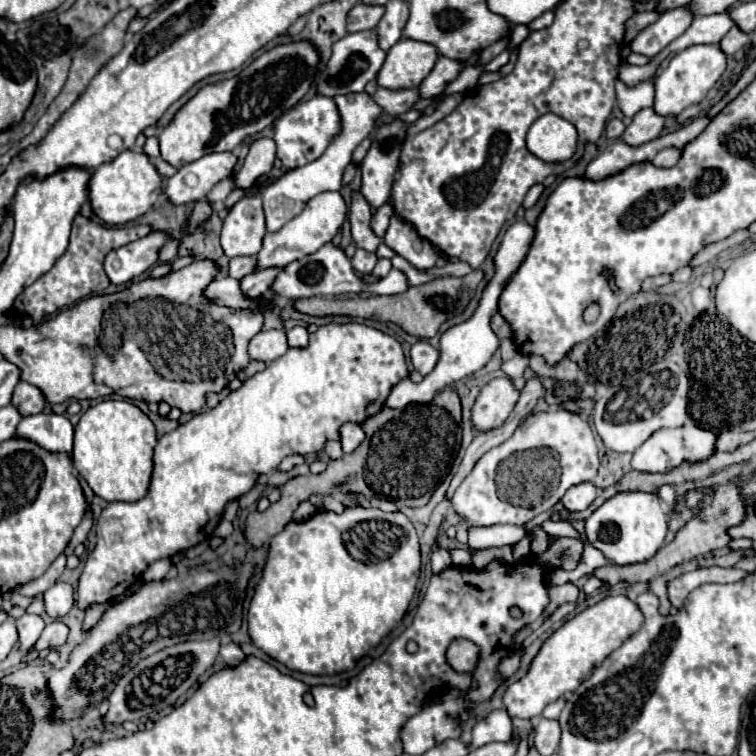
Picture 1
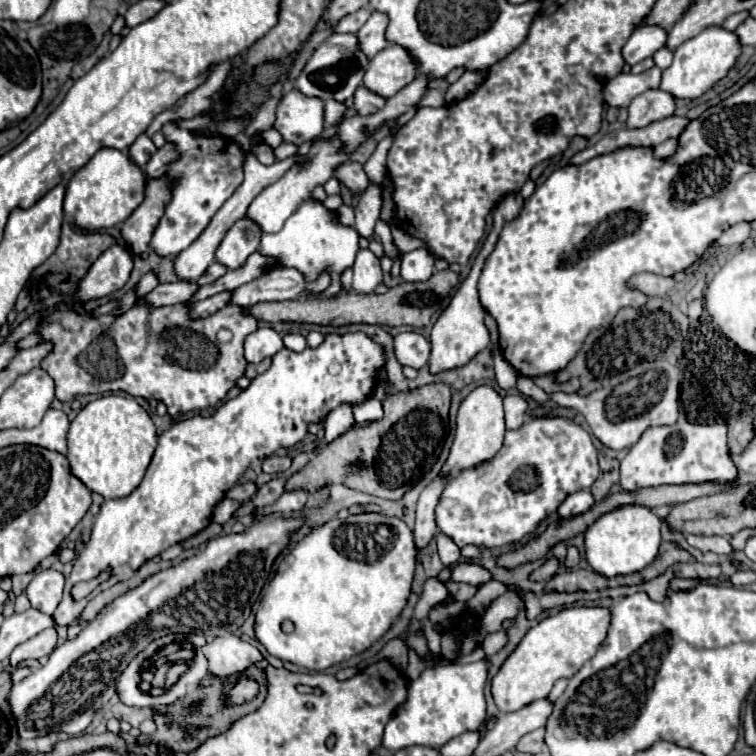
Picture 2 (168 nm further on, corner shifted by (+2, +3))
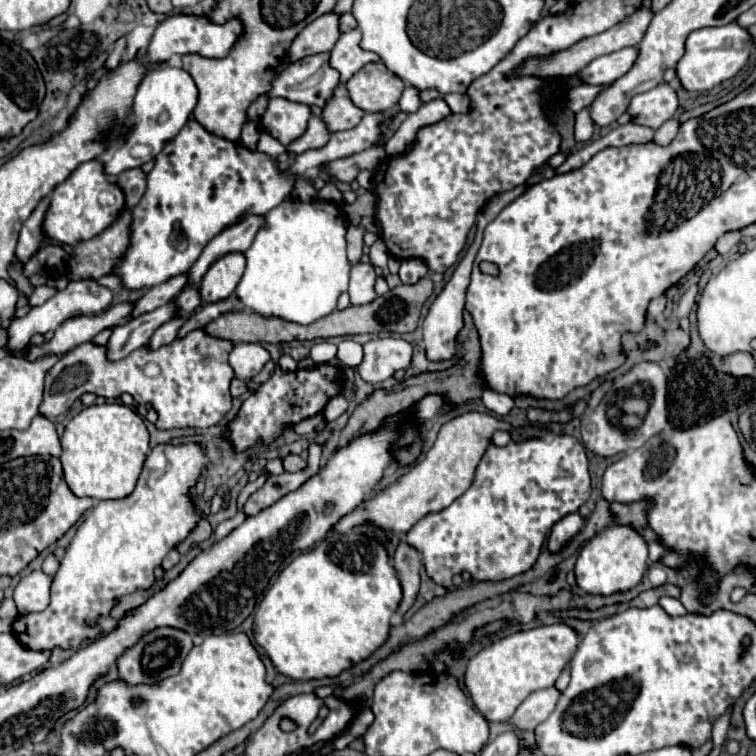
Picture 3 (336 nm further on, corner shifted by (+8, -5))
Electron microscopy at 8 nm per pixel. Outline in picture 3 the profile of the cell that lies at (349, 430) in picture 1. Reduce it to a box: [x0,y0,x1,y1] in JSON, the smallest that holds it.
[324,394,348,422]

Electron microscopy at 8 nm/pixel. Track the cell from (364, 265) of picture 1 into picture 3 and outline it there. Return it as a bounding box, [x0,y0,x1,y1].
[348,262,376,306]

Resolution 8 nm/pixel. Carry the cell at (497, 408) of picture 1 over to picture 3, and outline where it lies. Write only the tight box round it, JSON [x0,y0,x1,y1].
[334,412,511,536]

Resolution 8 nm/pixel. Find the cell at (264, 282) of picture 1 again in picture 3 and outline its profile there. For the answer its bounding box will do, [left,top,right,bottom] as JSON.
[148,316,188,348]

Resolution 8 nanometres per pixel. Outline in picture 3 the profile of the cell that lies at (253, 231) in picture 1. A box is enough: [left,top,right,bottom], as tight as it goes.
[200,252,244,302]

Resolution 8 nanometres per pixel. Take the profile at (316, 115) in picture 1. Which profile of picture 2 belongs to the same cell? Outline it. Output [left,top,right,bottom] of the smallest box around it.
[274,90,324,146]

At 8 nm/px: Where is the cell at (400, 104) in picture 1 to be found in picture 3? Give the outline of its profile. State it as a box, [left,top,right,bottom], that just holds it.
[322,96,366,132]

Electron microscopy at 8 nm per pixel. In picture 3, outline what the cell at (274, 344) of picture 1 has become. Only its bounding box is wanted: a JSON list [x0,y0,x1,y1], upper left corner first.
[230,342,272,380]

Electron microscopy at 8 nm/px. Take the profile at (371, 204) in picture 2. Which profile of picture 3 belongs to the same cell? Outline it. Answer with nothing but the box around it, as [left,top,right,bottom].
[346,226,364,266]

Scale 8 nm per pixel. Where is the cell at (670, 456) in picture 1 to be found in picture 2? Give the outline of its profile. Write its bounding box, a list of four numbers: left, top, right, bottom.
[620,404,738,492]

